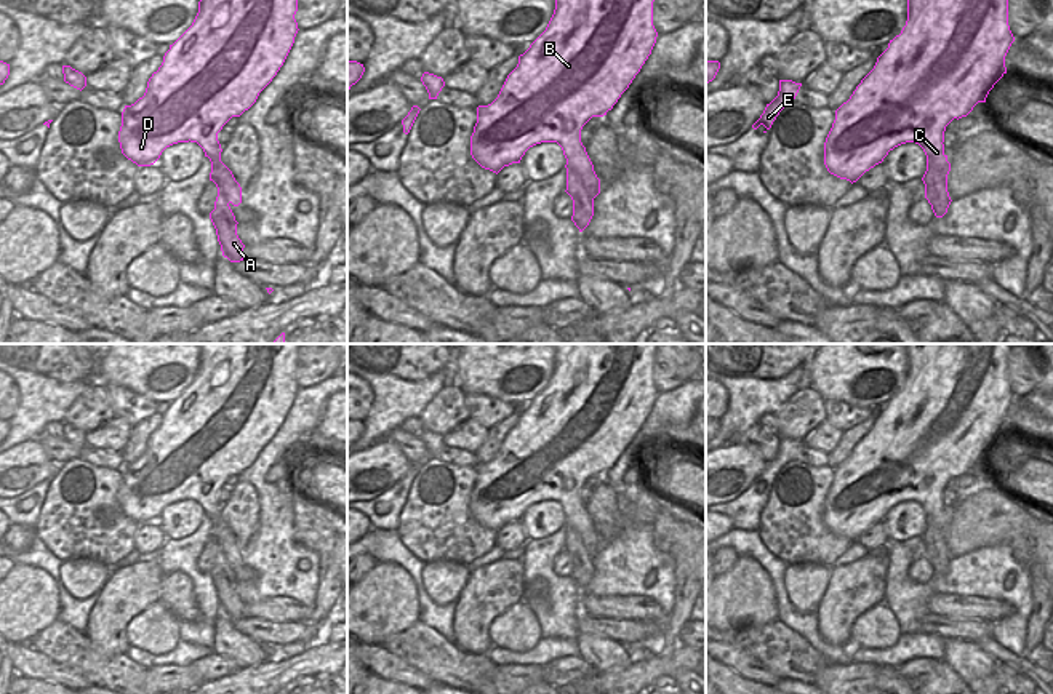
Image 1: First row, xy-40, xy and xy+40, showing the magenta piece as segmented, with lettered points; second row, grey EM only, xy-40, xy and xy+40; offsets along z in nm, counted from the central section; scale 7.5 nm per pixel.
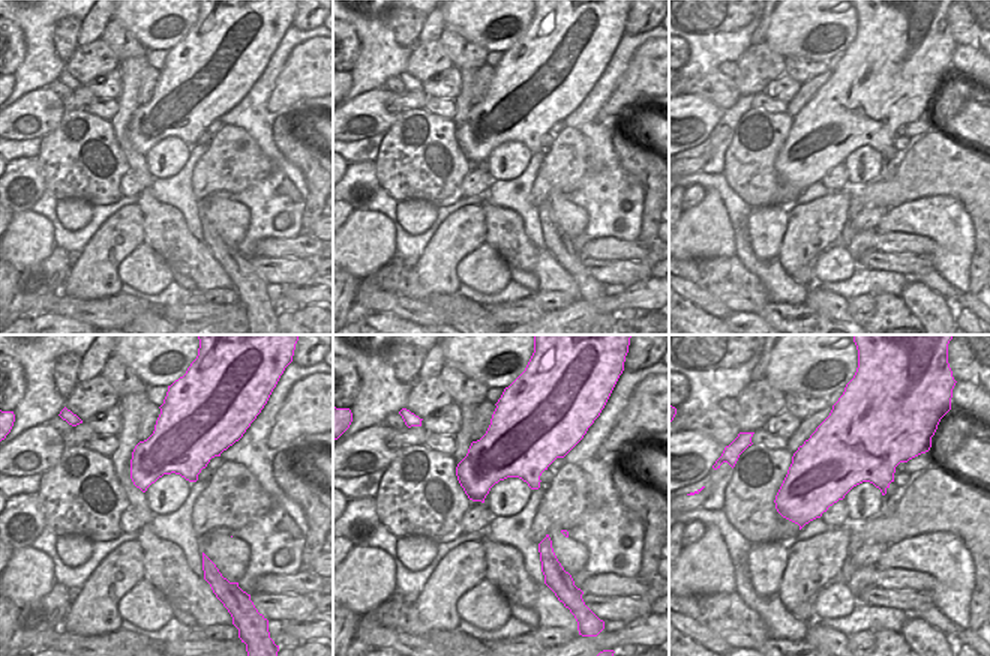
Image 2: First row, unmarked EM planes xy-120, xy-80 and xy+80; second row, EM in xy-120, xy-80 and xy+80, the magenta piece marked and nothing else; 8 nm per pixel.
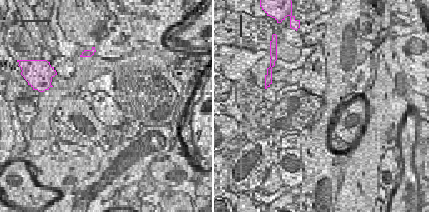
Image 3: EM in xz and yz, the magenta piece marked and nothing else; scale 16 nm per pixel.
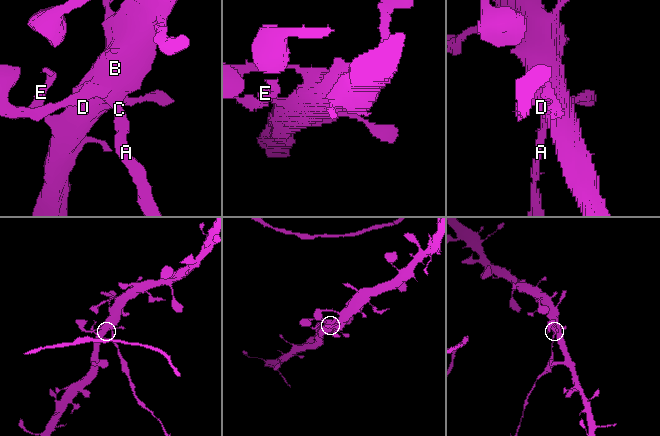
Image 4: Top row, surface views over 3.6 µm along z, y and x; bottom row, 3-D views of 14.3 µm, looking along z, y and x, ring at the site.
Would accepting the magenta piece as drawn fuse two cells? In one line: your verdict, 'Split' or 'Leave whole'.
Split

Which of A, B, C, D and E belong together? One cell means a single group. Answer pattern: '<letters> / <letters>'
A / B C D E

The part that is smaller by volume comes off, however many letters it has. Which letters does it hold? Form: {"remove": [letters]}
{"remove": ["A"]}

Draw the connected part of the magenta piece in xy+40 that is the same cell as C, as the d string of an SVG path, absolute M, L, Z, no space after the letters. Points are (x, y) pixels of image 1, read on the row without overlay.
M906 344L907 379L901 392L890 398L874 427L861 438L853 453L835 469L835 478L824 501L827 529L851 542L882 521L895 505L915 501L927 513L922 536L925 556L933 564L949 553L951 521L944 512L944 489L954 477L967 475L1007 432L1005 414L1015 400L1008 384L1008 353L1011 344Z

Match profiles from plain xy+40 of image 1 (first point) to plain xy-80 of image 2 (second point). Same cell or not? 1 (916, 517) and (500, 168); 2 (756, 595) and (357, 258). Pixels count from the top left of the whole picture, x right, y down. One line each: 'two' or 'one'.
1: one
2: one

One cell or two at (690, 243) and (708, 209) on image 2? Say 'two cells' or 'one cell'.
one cell

